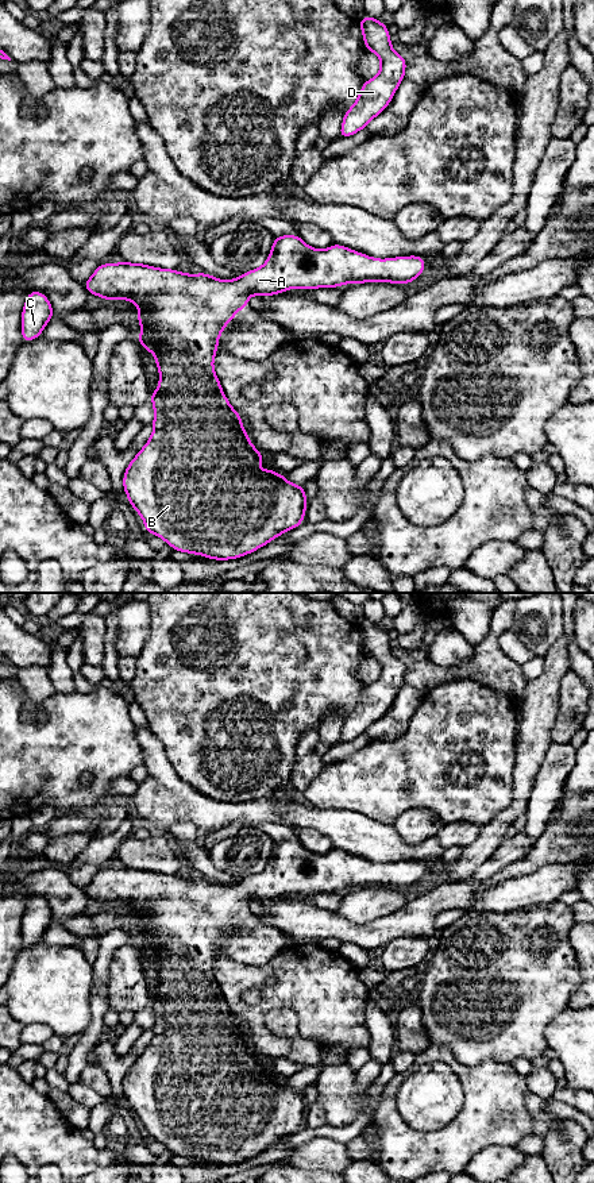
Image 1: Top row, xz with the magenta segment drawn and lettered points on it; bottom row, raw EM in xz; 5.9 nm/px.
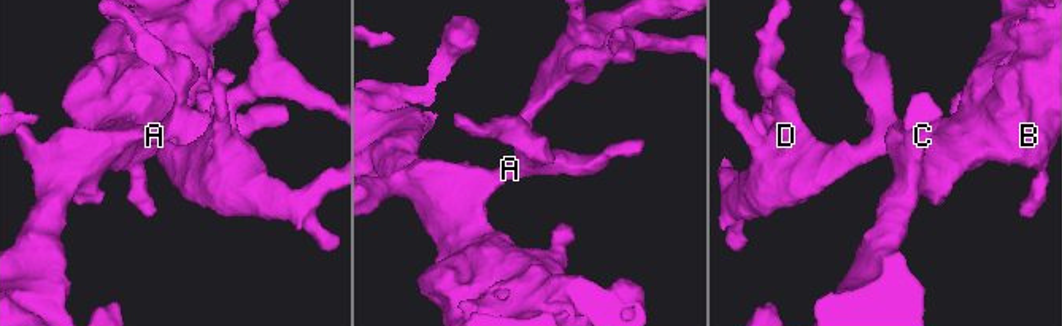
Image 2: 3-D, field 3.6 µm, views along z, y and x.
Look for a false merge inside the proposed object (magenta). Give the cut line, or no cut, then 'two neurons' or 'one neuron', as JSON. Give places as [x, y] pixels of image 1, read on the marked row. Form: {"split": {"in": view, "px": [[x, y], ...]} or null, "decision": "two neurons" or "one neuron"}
{"split": null, "decision": "one neuron"}

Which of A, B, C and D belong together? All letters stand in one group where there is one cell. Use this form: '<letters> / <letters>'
A B C D

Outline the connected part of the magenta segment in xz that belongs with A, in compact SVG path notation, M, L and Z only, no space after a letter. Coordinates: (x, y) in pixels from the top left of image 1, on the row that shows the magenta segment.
M298 235L275 236L267 261L231 281L204 271L186 274L176 269L165 270L123 261L101 263L84 282L86 292L103 300L130 300L139 307L136 321L143 330L136 339L144 351L155 354L154 363L159 369L159 388L151 392L150 398L154 405L154 431L123 475L130 505L143 519L146 532L162 537L176 551L228 560L251 554L304 523L308 506L304 486L288 482L284 474L271 469L256 469L263 461L263 454L252 446L240 415L228 402L213 370L219 336L235 315L248 307L248 296L273 296L294 288L310 290L377 281L406 285L418 278L425 267L425 259L418 255L378 259L335 243L327 250L316 250Z

